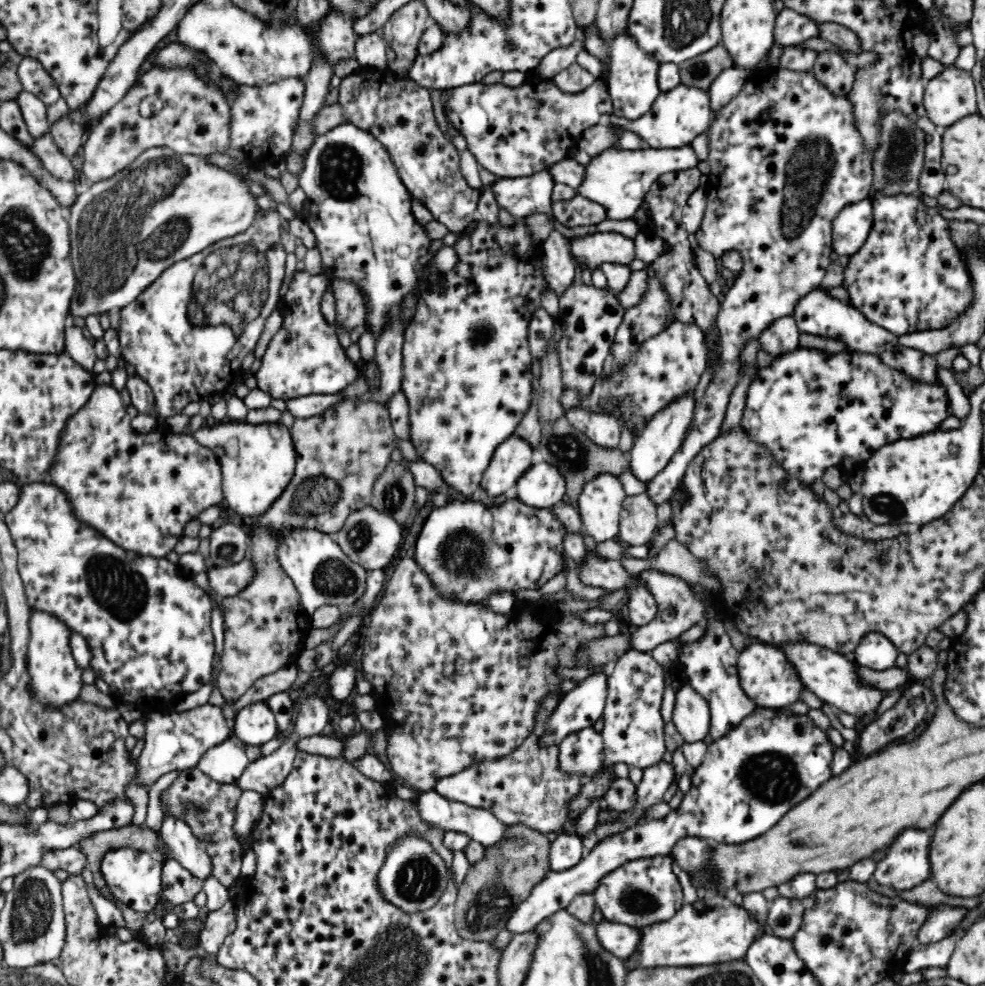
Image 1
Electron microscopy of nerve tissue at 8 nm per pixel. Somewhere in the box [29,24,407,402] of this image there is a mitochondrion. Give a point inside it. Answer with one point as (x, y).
(111, 236)

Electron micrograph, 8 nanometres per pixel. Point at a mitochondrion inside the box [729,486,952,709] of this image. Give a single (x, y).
(887, 505)

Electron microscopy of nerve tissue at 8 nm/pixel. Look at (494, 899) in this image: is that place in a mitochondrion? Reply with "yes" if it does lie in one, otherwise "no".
yes

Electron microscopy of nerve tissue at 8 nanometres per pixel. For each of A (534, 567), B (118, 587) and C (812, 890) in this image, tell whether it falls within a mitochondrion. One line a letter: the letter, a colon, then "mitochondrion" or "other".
A: other
B: mitochondrion
C: other

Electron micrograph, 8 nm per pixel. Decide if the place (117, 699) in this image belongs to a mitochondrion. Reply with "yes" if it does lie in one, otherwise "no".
no

